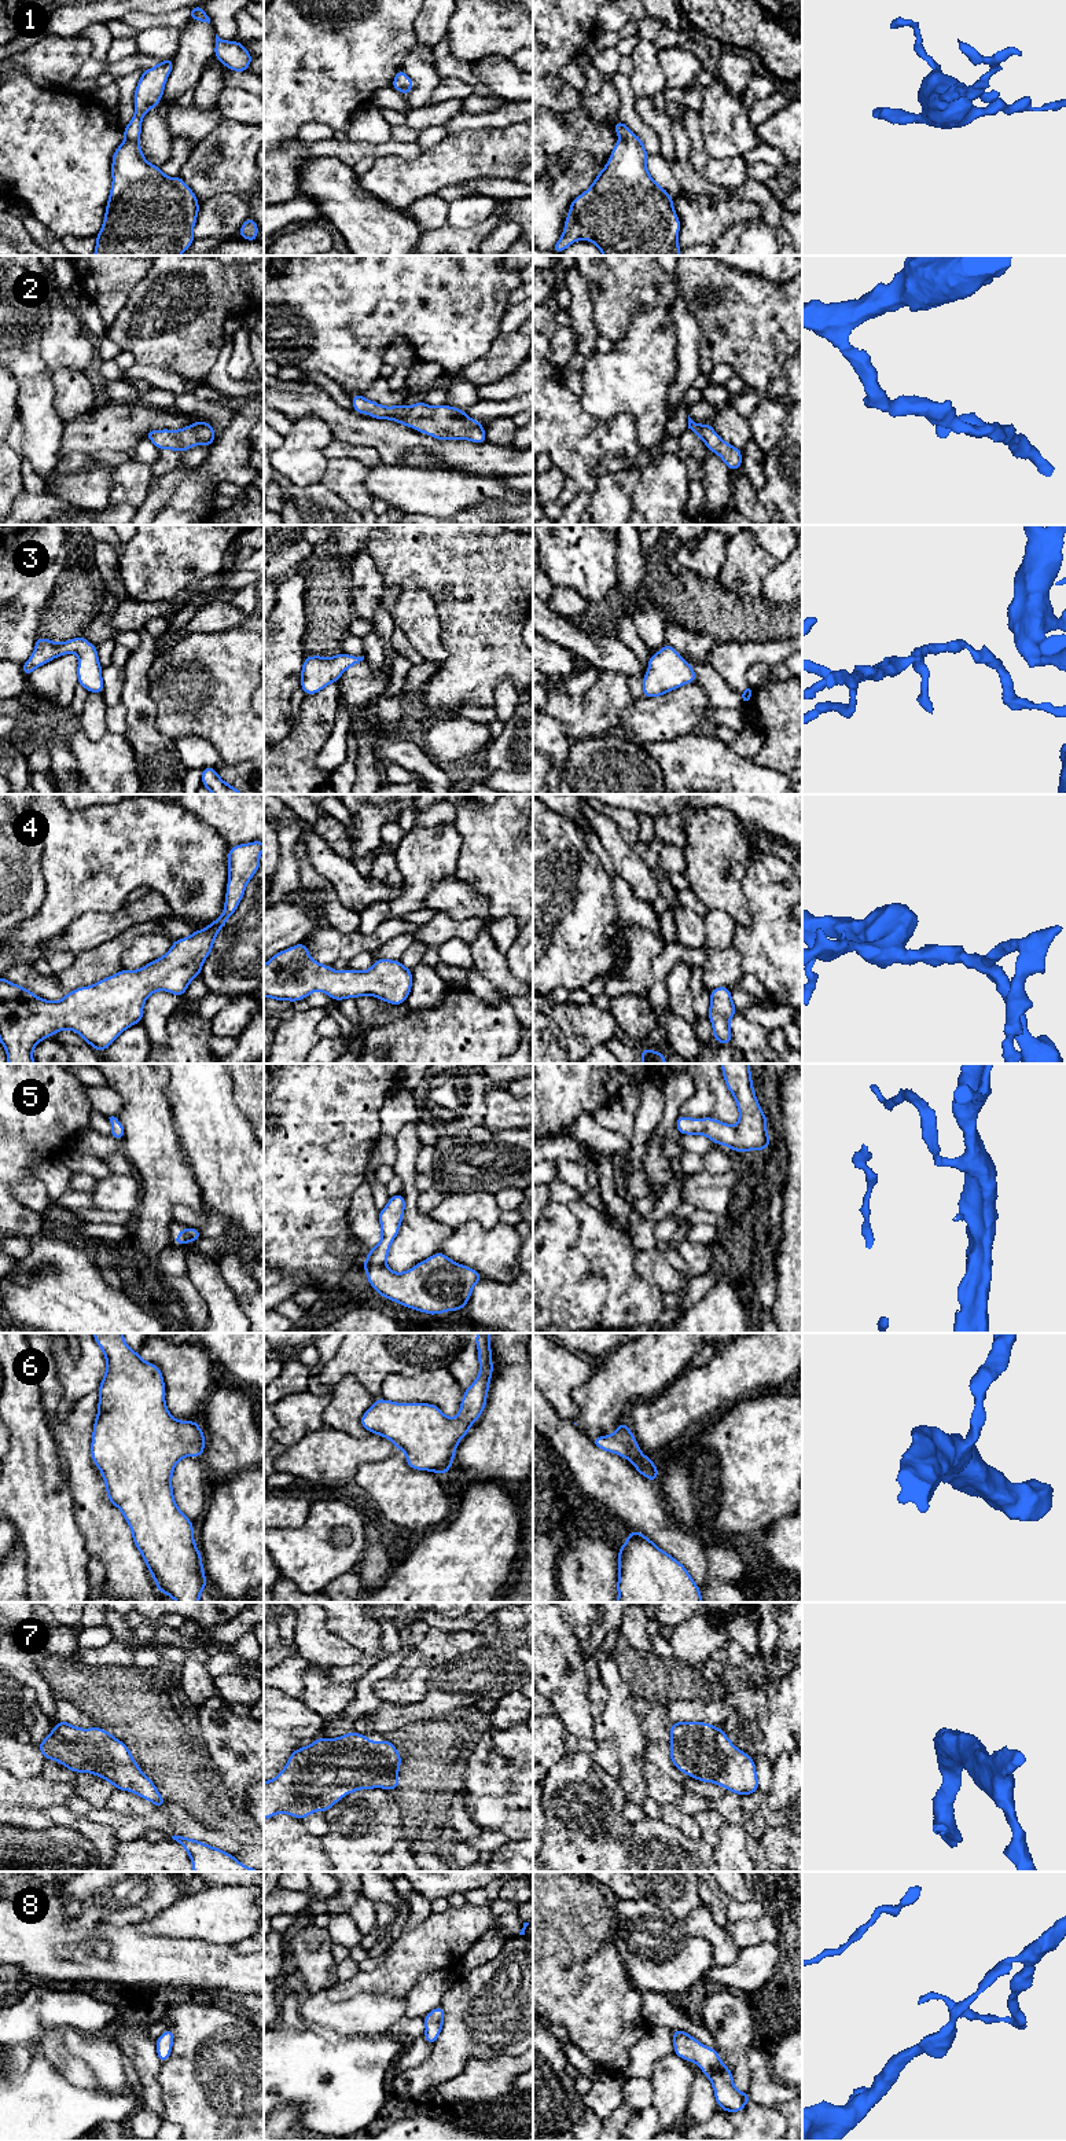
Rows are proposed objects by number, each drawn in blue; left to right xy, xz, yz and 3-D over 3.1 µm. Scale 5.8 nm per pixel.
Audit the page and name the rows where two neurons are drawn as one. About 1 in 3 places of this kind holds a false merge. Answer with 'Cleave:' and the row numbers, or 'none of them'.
Cleave: none of them

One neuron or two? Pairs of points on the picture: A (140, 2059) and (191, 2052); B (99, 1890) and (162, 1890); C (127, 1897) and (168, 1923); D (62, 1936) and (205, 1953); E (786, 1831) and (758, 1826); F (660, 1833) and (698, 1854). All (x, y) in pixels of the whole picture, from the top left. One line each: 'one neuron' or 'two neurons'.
A: two neurons
B: one neuron
C: two neurons
D: one neuron
E: two neurons
F: one neuron

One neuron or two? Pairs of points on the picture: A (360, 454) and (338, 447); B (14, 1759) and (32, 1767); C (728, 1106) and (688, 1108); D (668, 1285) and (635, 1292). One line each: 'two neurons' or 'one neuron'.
A: one neuron
B: one neuron
C: two neurons
D: two neurons

